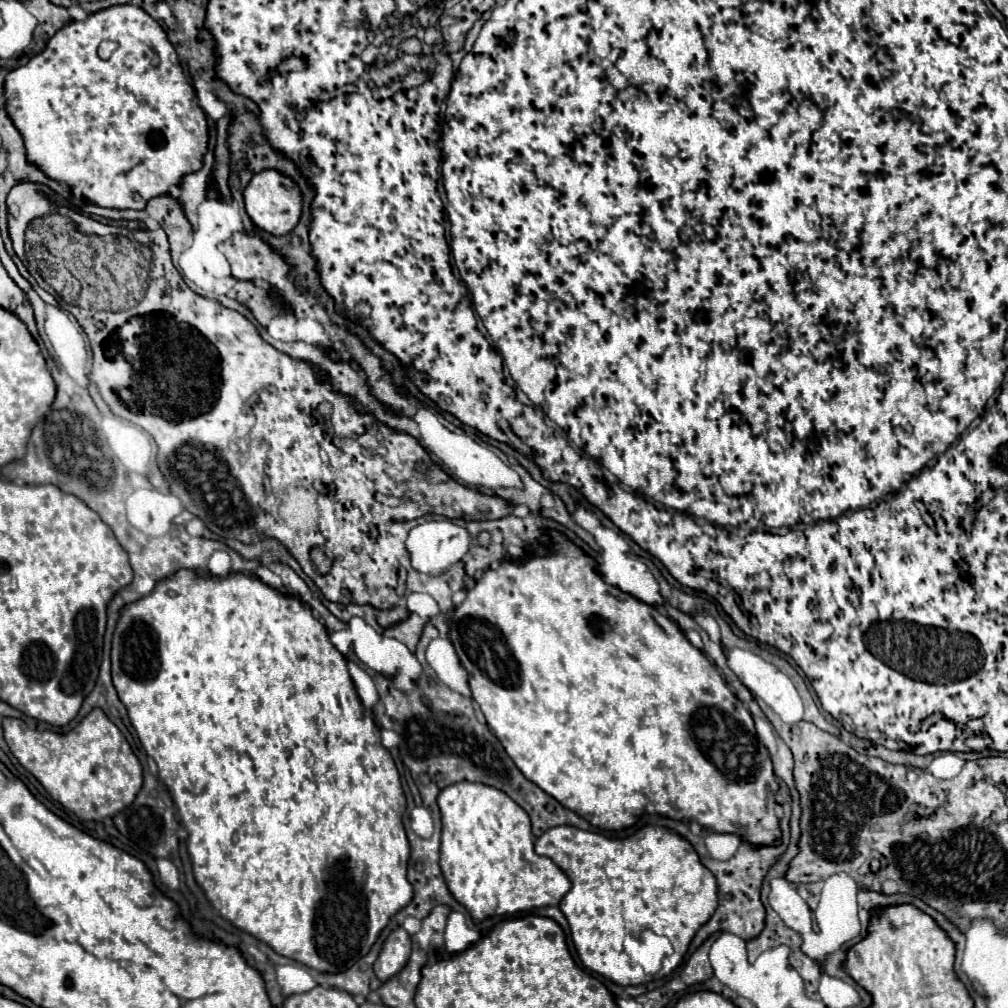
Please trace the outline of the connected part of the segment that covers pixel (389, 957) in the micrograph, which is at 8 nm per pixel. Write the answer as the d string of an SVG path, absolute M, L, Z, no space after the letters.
M396 927L384 941L382 951L374 963L376 977L384 983L388 981L388 977L400 973L400 969L404 969L404 961L408 961L408 953L410 953L410 935L402 927Z

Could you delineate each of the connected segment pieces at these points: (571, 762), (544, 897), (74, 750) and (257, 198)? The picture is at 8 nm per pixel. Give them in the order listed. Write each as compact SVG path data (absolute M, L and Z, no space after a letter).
M552 531L550 535L552 547L544 557L530 555L522 561L522 565L504 561L498 571L486 569L476 585L468 589L464 603L454 609L450 627L450 641L468 671L472 697L480 705L490 731L500 739L516 767L526 779L552 795L560 805L584 817L592 827L604 831L628 829L640 819L640 815L656 813L678 821L694 821L714 833L734 833L740 835L742 841L752 841L752 845L780 845L782 833L780 819L776 815L778 783L768 749L762 749L762 743L756 737L750 711L728 689L710 659L686 639L684 631L672 619L662 617L656 607L638 601L614 585L608 585L596 573L596 563L586 557L580 547L570 543L558 531Z
M460 781L446 787L438 795L438 807L442 813L442 843L440 843L440 869L446 879L448 891L470 913L474 923L482 923L486 917L516 915L532 909L558 905L570 891L572 883L564 871L554 865L552 859L534 853L534 835L526 811L514 803L504 791L488 787L484 783Z
M92 709L72 731L62 735L56 731L36 731L30 729L22 719L4 717L4 739L12 755L22 763L22 767L28 769L42 783L52 799L60 801L78 819L102 821L104 817L114 817L134 801L136 793L142 787L140 761L132 753L128 741L122 737L118 727L104 715L102 709Z
M270 169L264 173L256 173L252 177L248 187L244 189L244 207L248 217L260 231L266 231L278 237L278 235L290 233L296 227L302 213L302 195L292 179Z

